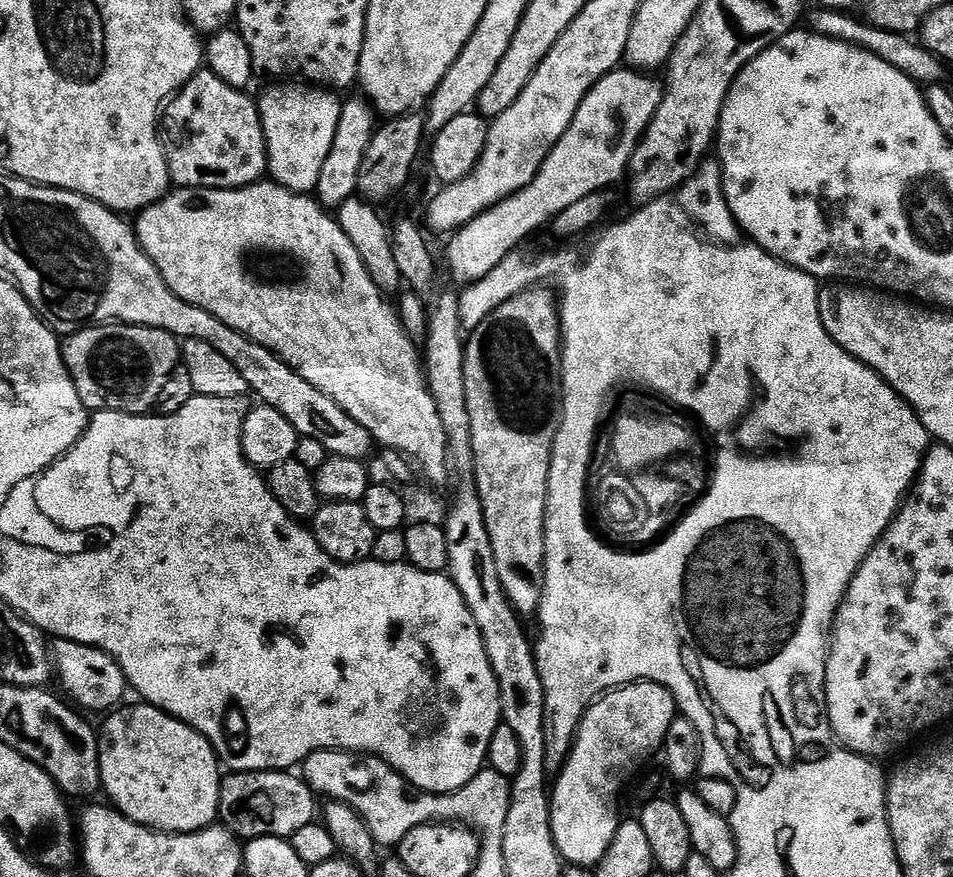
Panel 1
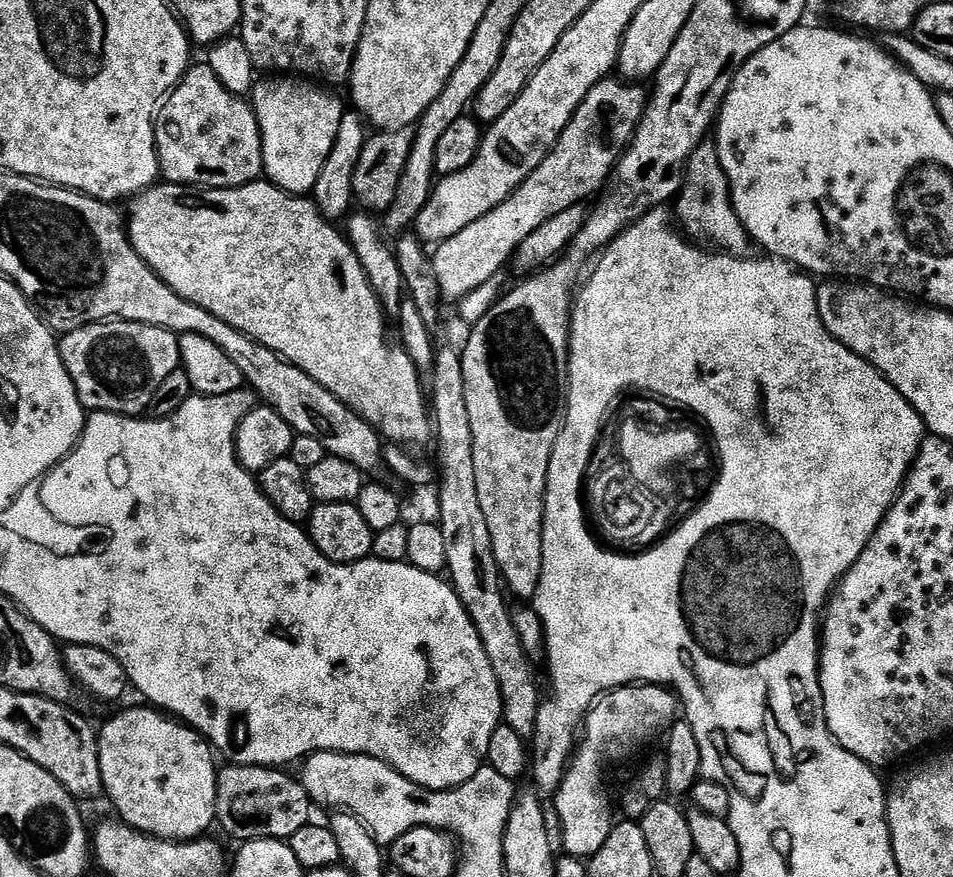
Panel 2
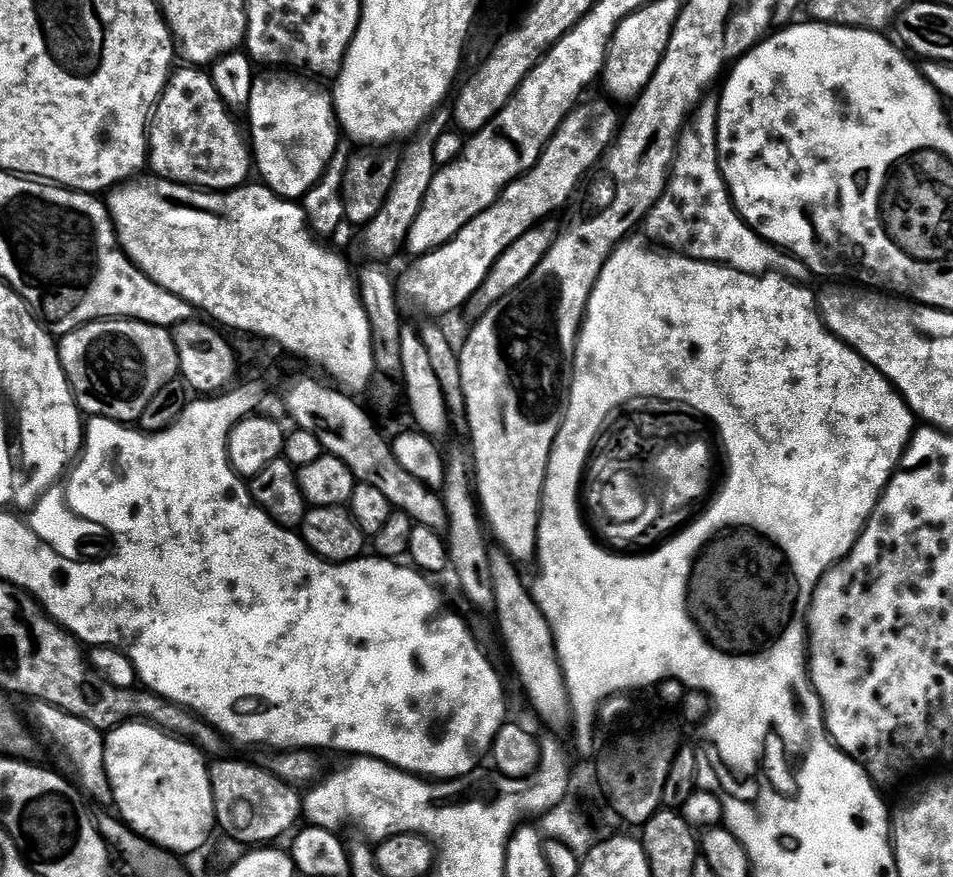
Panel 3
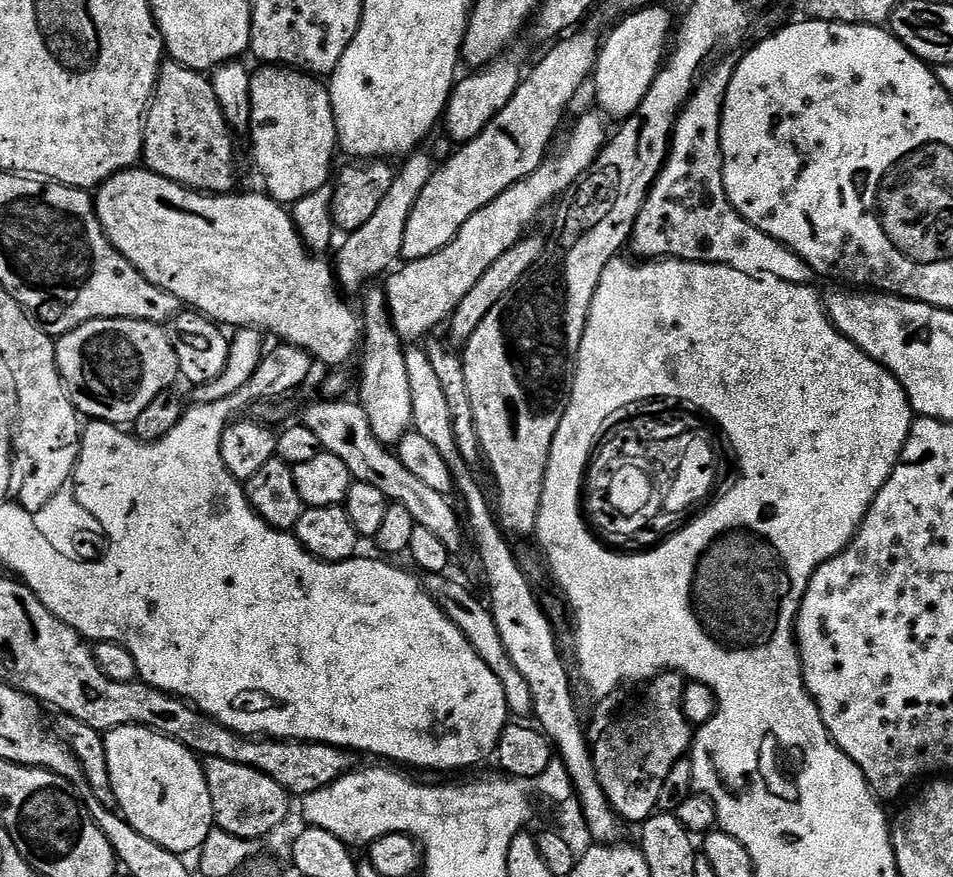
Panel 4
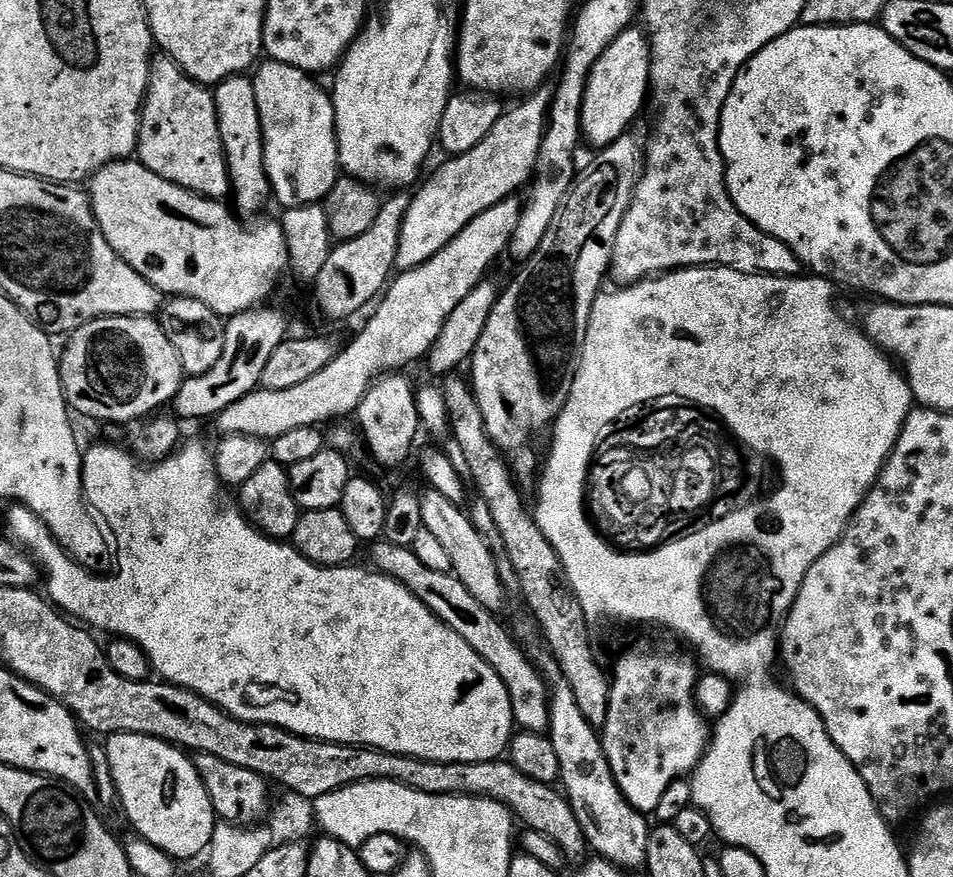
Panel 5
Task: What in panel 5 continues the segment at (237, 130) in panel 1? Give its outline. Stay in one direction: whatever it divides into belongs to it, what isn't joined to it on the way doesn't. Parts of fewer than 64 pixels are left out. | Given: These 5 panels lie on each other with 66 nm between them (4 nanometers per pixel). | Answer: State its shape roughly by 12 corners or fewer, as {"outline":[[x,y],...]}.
{"outline":[[163,54],[148,66],[135,155],[223,201],[215,95]]}

